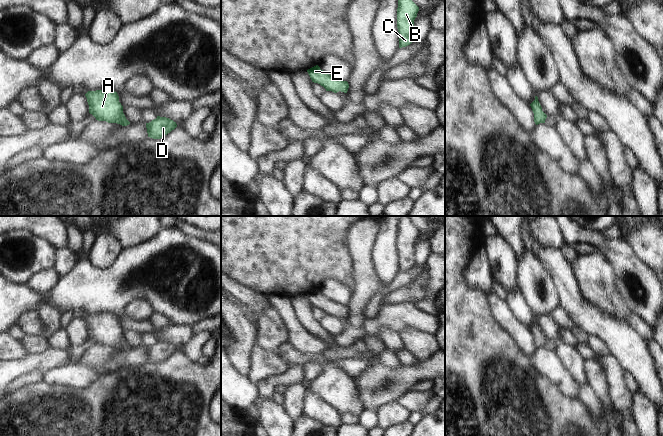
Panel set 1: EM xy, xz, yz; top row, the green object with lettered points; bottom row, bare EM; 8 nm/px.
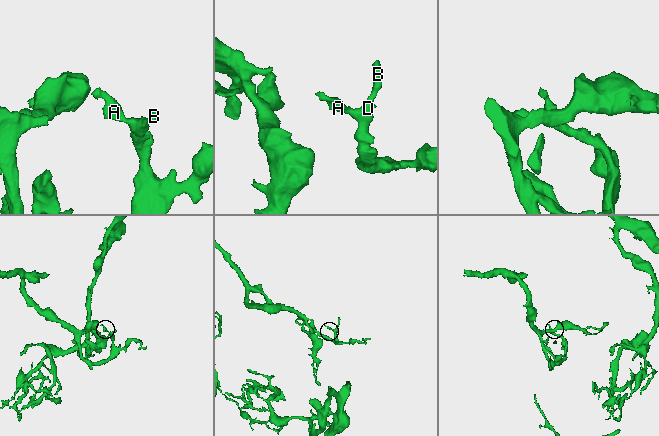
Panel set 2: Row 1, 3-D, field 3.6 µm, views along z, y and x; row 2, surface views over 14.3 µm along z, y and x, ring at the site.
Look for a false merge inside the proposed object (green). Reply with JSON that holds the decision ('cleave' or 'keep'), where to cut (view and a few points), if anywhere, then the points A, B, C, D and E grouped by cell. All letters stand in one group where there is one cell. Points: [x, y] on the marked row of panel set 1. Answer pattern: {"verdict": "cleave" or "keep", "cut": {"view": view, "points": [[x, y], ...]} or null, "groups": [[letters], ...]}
{"verdict": "keep", "cut": null, "groups": [["A", "B", "C", "D", "E"]]}

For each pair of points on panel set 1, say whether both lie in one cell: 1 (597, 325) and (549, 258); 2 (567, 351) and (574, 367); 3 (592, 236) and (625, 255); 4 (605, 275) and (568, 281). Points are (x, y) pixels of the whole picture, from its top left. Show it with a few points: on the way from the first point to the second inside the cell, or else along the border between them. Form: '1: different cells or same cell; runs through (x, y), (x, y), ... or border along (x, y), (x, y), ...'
1: same cell; runs through (580, 308), (570, 298), (563, 275)
2: same cell; runs through (568, 355), (573, 363)
3: same cell; runs through (600, 240), (617, 252)
4: different cells; border along (571, 265), (579, 292), (587, 300)

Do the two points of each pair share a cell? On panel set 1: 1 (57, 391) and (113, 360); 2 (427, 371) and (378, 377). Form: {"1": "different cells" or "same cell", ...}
{"1": "different cells", "2": "same cell"}

